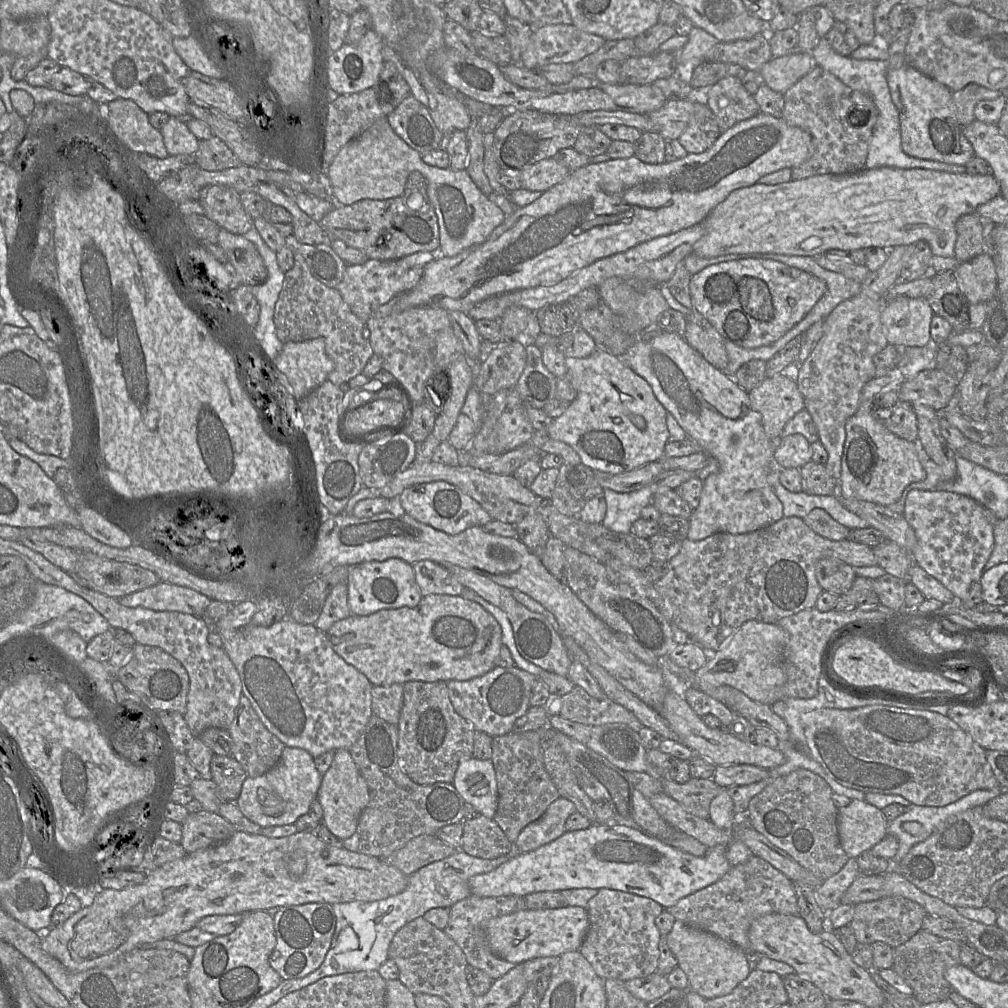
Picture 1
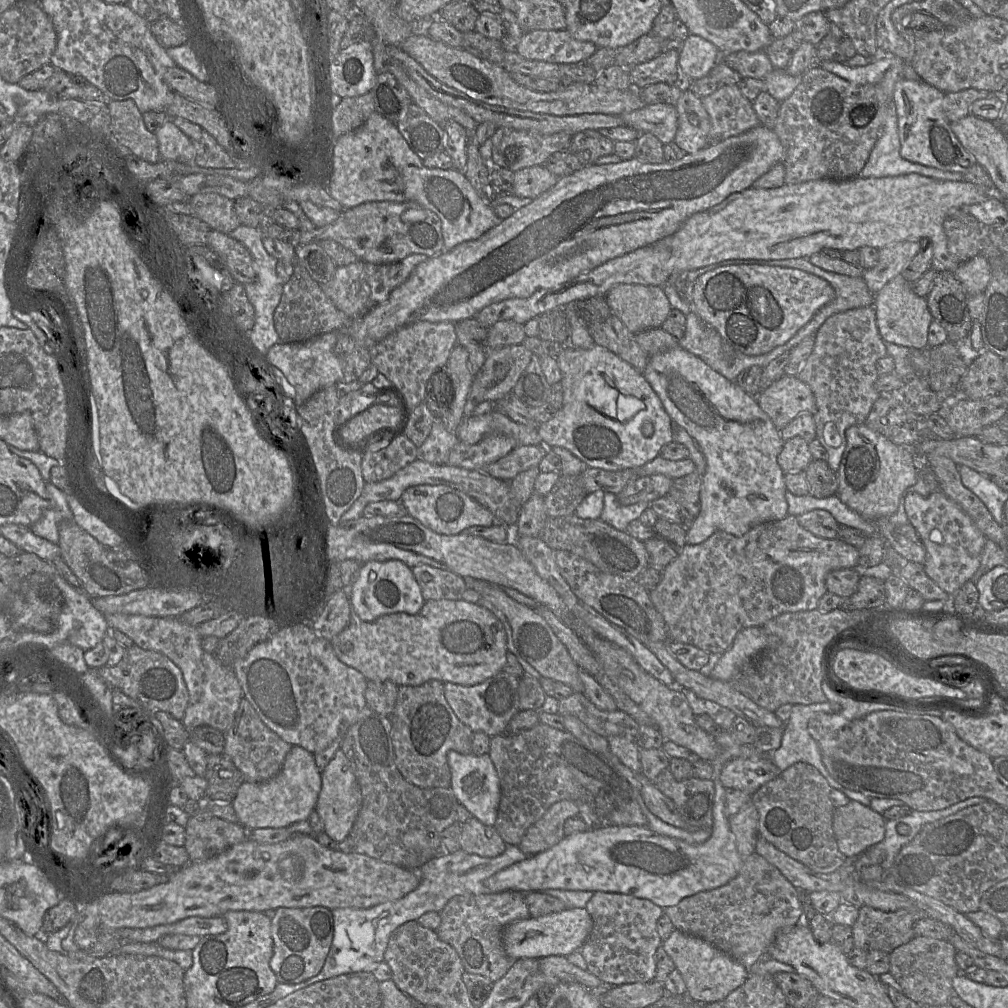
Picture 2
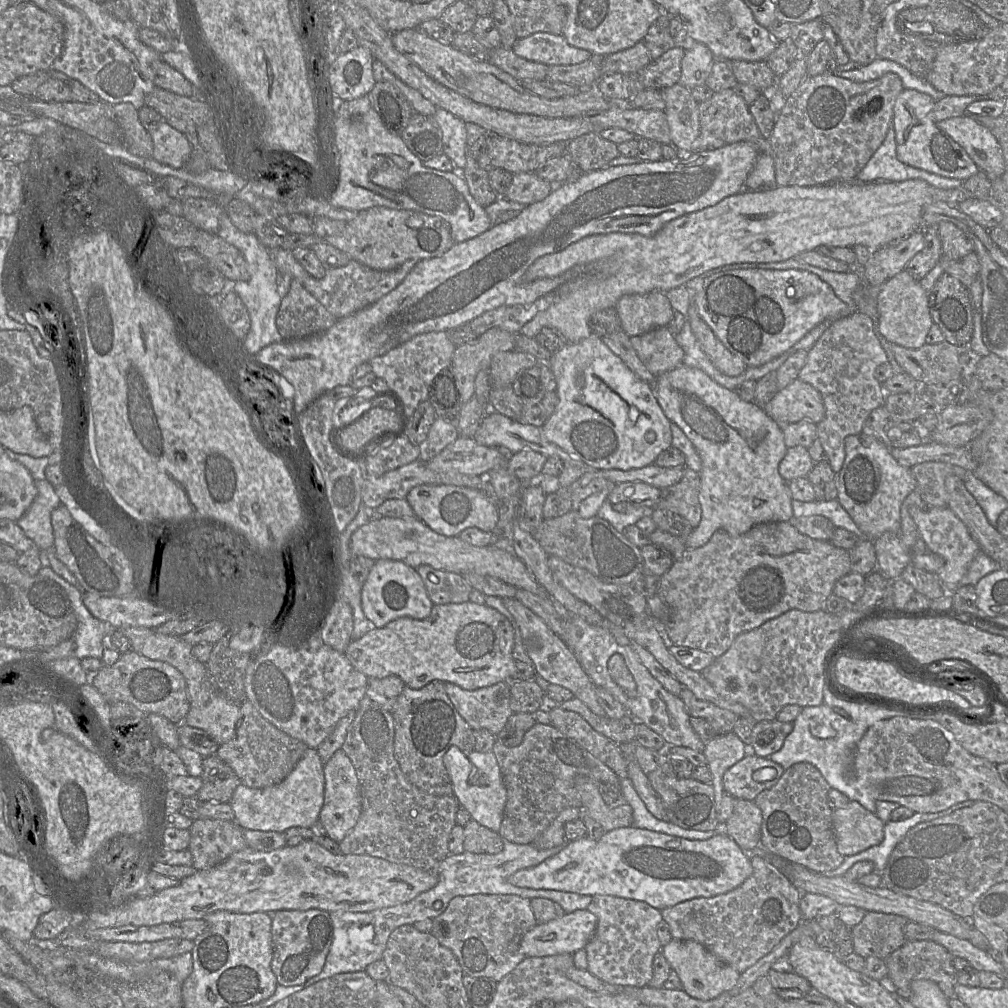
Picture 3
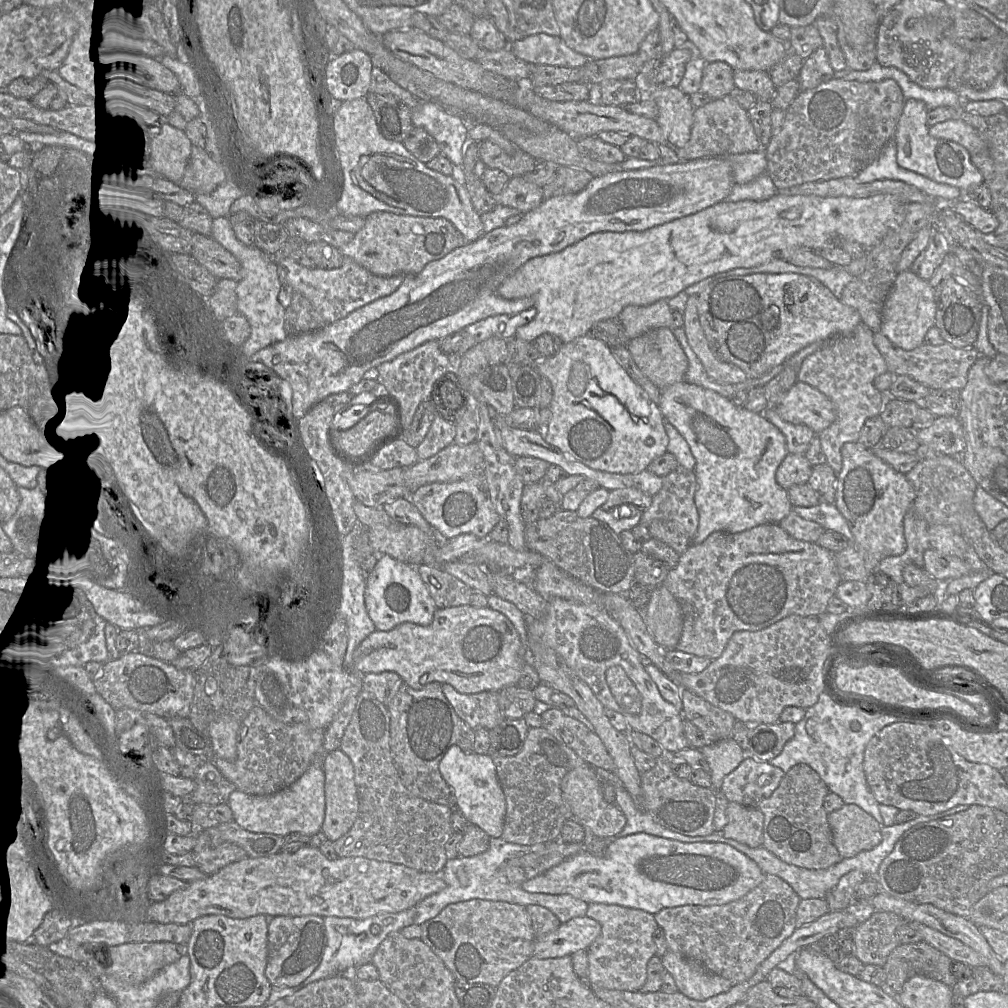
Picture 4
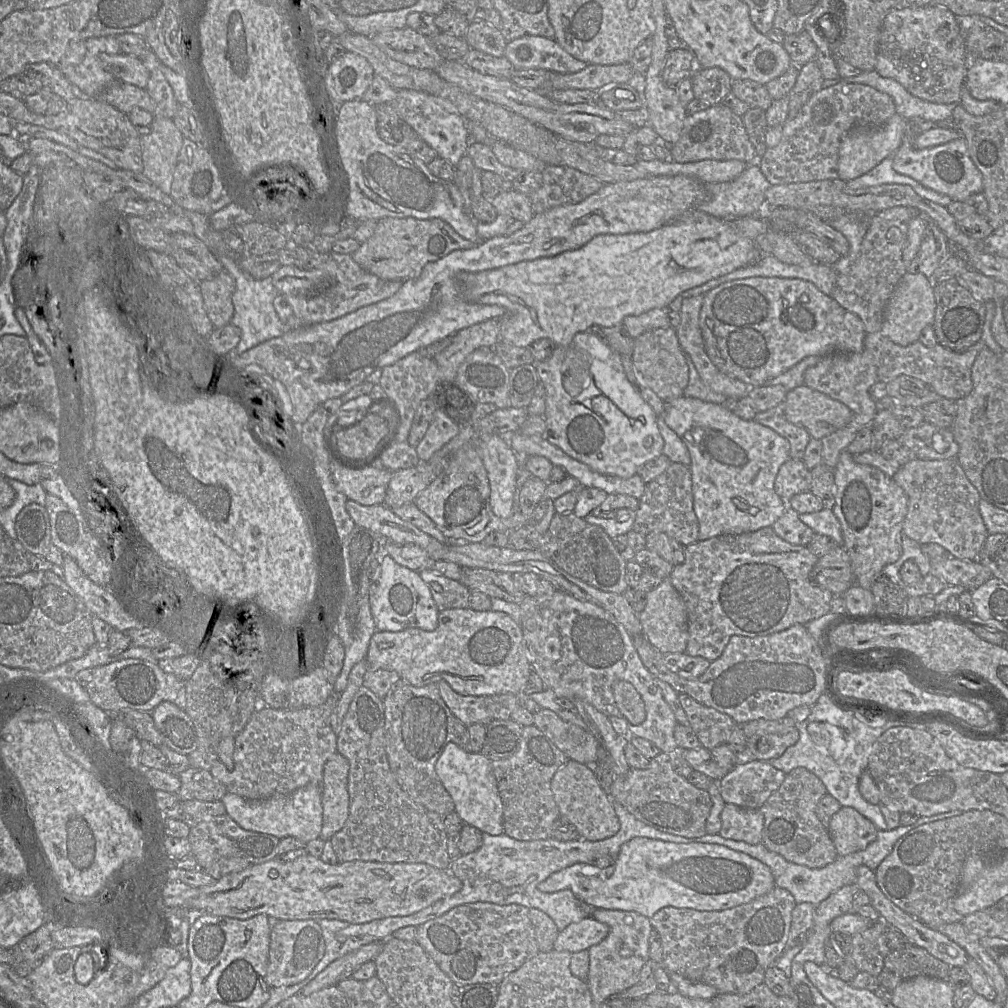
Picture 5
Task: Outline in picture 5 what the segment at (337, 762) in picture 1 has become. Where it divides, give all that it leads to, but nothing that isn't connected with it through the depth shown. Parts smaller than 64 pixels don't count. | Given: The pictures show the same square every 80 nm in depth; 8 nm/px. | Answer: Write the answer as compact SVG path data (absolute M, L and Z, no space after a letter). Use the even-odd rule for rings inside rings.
M333 754L323 768L322 829L320 838L329 840L345 825L349 816L349 762L341 754Z

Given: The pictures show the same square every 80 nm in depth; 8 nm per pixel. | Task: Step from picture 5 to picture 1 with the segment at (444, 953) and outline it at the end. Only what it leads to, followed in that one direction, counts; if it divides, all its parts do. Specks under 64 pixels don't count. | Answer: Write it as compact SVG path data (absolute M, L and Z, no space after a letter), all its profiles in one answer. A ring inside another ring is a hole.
M469 895L449 908L449 922L443 931L460 947L469 965L483 970L491 979L497 980L516 964L505 961L493 954L486 935L486 923L492 918L524 909L527 908L524 897L521 896L480 897Z

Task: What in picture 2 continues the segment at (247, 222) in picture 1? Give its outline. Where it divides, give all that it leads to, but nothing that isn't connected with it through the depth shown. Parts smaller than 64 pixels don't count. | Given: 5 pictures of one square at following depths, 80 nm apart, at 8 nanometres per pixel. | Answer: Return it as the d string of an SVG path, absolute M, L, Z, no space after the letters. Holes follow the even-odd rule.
M198 193L188 198L193 215L205 222L211 230L229 234L241 225L235 210L234 200L230 200L216 193Z

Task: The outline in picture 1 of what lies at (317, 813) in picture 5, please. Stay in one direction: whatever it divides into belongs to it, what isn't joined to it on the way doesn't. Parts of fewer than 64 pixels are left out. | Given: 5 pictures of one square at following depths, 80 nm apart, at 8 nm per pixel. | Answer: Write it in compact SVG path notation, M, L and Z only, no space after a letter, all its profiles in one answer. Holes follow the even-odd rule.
M285 746L273 768L261 776L245 779L236 805L246 818L262 828L295 824L300 816L310 811L321 781L314 758L306 750Z

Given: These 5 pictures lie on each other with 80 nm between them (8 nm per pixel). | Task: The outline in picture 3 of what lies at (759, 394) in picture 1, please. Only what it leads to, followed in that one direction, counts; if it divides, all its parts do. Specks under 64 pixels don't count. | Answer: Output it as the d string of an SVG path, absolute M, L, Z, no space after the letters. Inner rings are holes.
M798 378L782 390L778 390L763 410L779 426L793 424L803 419L818 424L825 417L821 394Z

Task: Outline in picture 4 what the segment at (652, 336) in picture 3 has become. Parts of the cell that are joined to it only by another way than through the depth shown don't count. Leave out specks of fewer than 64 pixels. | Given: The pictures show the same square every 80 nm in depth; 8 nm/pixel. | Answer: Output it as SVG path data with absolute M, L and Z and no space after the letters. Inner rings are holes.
M671 328L649 330L630 339L627 347L640 371L661 390L684 380L688 369L688 359Z

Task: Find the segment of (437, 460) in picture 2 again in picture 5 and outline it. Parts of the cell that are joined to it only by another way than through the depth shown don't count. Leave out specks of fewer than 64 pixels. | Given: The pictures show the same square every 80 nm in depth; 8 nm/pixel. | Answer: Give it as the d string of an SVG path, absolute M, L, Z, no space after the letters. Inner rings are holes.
M436 409L425 436L416 447L421 462L427 462L438 450L454 438L460 426L452 421L441 409Z

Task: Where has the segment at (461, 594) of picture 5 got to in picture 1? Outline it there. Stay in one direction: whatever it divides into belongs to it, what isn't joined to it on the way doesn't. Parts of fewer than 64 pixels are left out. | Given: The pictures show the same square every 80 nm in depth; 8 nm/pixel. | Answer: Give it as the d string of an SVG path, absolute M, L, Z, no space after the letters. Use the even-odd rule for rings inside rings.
M421 560L412 564L412 568L422 597L432 594L461 595L463 585L443 565L431 560Z

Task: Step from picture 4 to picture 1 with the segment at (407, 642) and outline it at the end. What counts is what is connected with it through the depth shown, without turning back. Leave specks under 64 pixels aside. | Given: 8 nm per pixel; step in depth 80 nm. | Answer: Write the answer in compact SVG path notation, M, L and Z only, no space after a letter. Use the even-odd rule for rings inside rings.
M432 594L422 597L420 603L413 608L382 609L368 616L350 615L335 622L326 632L334 651L349 665L364 674L372 686L388 686L393 683L404 684L408 681L434 682L458 680L465 681L482 676L497 666L497 658L502 646L502 631L496 619L481 605L460 596Z

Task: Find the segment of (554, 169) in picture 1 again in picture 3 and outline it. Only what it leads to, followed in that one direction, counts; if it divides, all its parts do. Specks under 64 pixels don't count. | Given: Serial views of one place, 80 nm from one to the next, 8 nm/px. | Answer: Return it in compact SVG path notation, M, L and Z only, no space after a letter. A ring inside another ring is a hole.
M520 172L513 174L511 184L503 196L527 206L545 199L554 186L534 172Z

